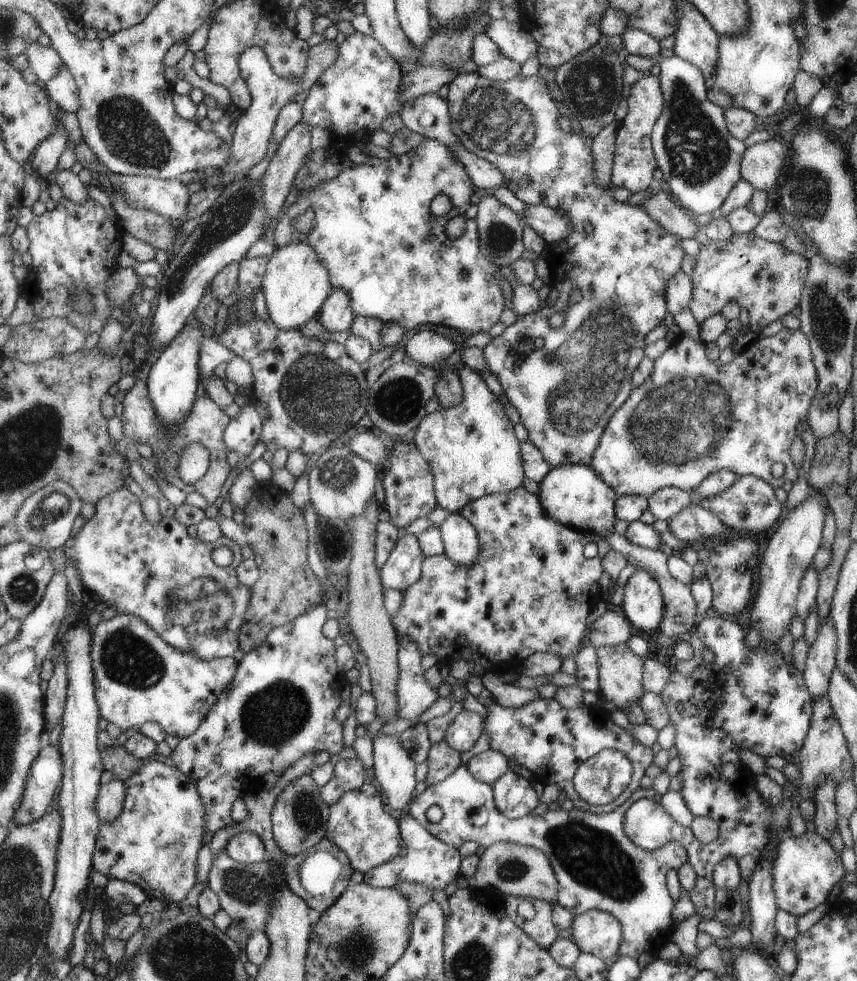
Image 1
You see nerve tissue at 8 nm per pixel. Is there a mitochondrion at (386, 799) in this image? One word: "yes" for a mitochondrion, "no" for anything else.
no

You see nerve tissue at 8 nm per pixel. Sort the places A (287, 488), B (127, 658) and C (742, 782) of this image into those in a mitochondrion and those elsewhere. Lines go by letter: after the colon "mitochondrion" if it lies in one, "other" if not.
A: other
B: mitochondrion
C: other

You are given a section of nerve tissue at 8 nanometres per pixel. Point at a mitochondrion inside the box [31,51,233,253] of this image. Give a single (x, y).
(130, 133)

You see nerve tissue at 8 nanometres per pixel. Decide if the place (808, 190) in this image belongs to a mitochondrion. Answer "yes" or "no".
yes

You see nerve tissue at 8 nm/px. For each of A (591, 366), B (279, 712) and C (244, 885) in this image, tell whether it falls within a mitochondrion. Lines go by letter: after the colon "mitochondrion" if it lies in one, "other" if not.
A: mitochondrion
B: mitochondrion
C: mitochondrion

